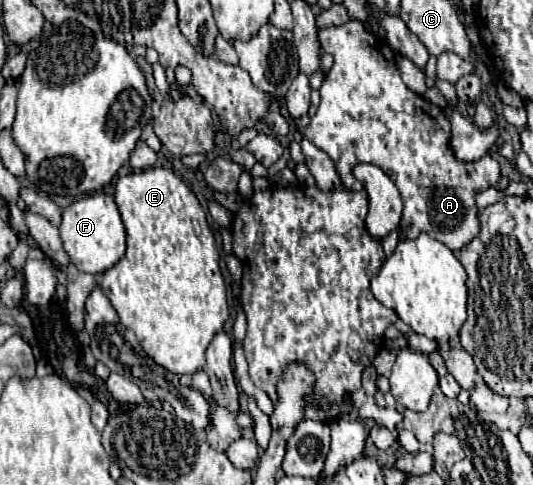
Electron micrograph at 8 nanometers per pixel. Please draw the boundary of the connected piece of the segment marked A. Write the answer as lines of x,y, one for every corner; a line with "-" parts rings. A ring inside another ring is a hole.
350,20
343,26
319,29
318,38
322,50
334,56
334,64
320,88
320,106
316,114
310,118
310,124
306,126
304,136
334,160
338,176
348,190
362,190
362,184
352,176
352,168
356,168
356,164
360,162
374,164
382,168
386,174
390,174
390,178
398,186
404,200
400,232
406,238
416,238
420,232
426,232
432,238
446,244
450,250
458,252
480,230
474,196
500,180
498,162
490,154
470,164
464,164
452,158
448,150
450,124
442,108
432,106
426,98
416,96
404,86
392,48
388,58
382,50
378,36
366,32
358,20

